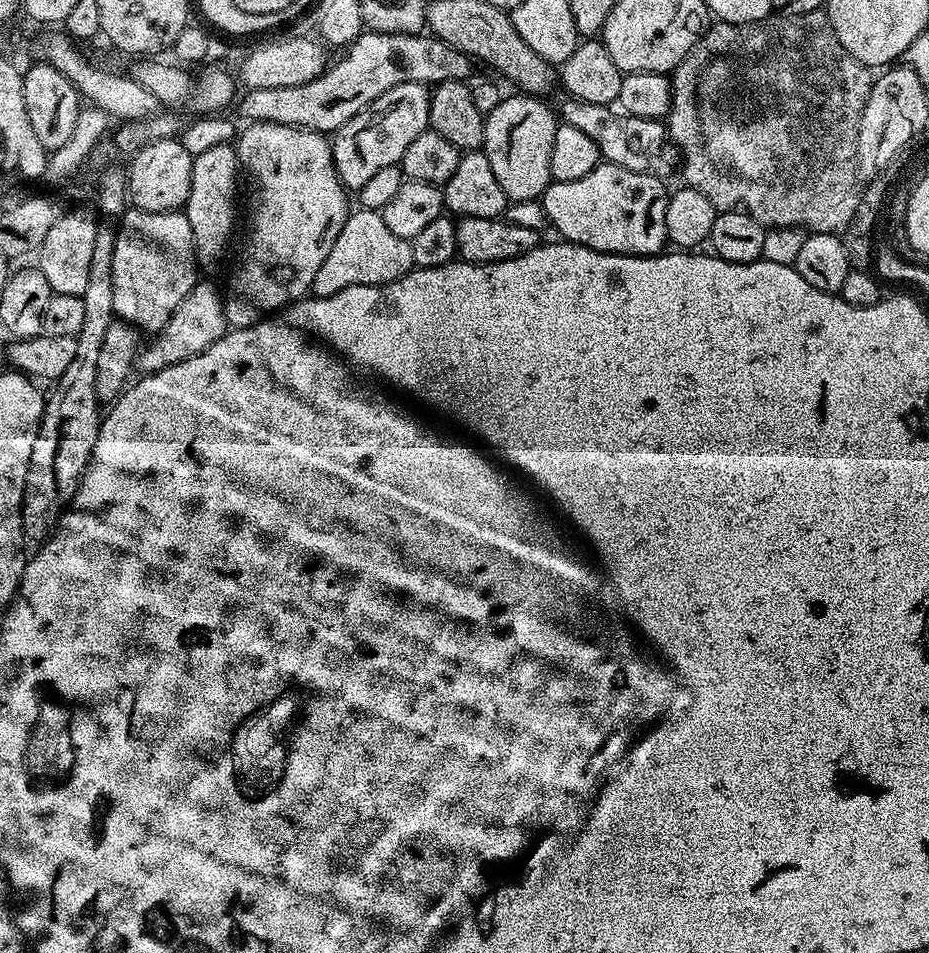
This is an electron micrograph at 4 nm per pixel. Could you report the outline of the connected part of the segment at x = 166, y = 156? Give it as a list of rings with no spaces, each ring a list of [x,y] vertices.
[[[179,138],[171,140],[151,140],[142,150],[138,150],[136,155],[131,157],[127,165],[126,175],[128,178],[128,195],[132,208],[141,208],[144,212],[175,212],[183,209],[190,194],[190,174],[192,173],[192,155],[182,146]]]

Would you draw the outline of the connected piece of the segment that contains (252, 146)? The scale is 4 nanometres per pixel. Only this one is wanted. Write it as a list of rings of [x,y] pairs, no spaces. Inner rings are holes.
[[[274,122],[249,123],[245,128],[248,129],[239,133],[234,147],[241,169],[252,179],[252,197],[248,200],[248,245],[228,280],[228,292],[226,288],[223,293],[224,313],[232,328],[257,324],[265,316],[305,299],[314,274],[318,274],[326,254],[330,254],[330,246],[334,246],[334,238],[338,238],[338,230],[350,215],[349,193],[332,164],[332,145],[325,133]]]

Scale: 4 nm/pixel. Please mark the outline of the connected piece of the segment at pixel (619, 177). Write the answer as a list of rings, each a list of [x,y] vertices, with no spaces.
[[[601,162],[582,178],[574,178],[570,182],[557,180],[548,185],[542,197],[545,221],[553,224],[569,244],[581,244],[619,256],[655,256],[665,247],[668,238],[663,219],[658,218],[658,204],[656,208],[656,196],[665,195],[664,184],[659,179],[659,175],[651,172],[636,173],[622,166]]]

